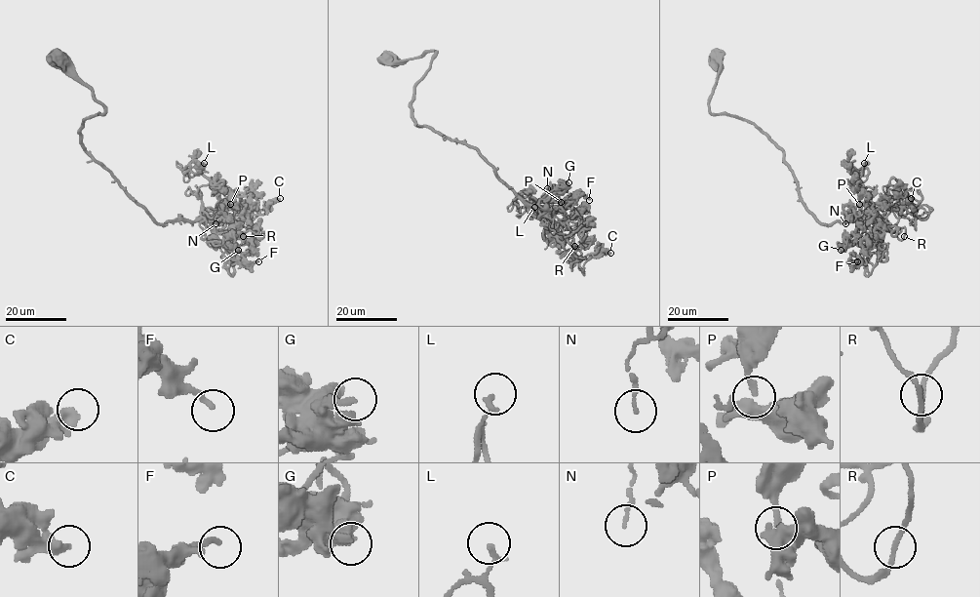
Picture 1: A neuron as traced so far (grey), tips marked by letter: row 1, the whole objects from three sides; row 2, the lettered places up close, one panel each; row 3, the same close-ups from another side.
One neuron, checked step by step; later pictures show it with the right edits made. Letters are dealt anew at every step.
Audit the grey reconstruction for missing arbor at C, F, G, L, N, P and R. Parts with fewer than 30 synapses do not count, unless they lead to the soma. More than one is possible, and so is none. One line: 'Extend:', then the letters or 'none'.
Extend: none

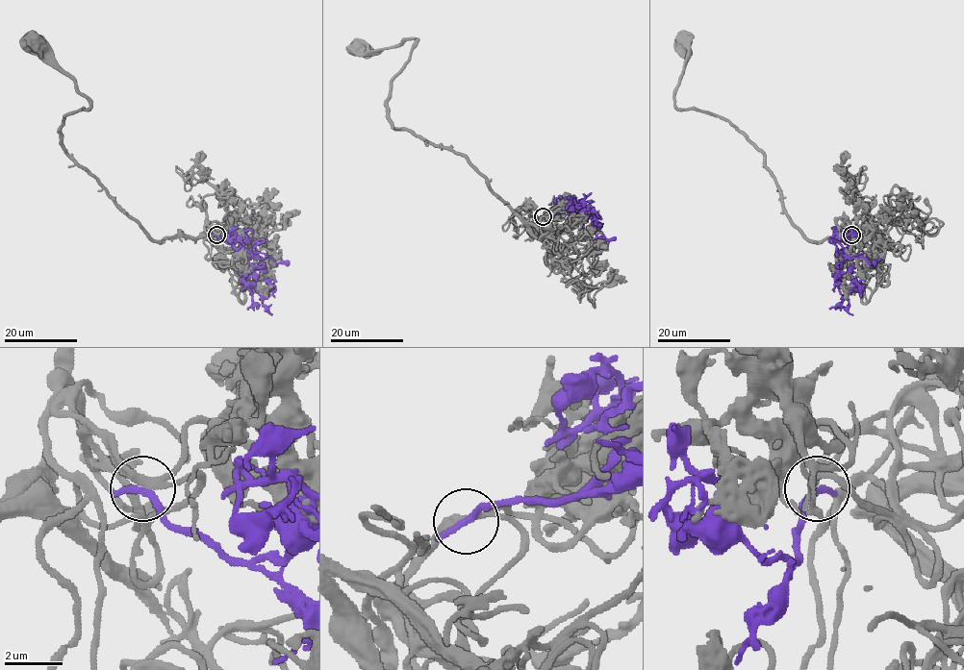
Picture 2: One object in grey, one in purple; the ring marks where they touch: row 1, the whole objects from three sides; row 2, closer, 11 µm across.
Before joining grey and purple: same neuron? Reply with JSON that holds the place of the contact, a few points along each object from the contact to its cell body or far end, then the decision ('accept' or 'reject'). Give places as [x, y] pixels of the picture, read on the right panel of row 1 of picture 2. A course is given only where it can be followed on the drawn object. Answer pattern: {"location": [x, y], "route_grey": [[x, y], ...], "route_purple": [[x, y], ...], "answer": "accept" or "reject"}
{"location": [851, 235], "route_grey": [[851, 235], [860, 237], [810, 241], [792, 223], [765, 156], [727, 121], [678, 110], [686, 41]], "route_purple": [[851, 235], [843, 251], [836, 241], [829, 240], [845, 256], [836, 283], [845, 289], [848, 310], [852, 314]], "answer": "reject"}

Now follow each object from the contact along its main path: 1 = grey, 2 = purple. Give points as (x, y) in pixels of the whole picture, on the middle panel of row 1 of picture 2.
1: (544, 216), (550, 219), (545, 224), (527, 223), (464, 156), (393, 126), (390, 86), (417, 39), (360, 51)
2: (544, 216), (579, 206), (590, 193), (576, 209), (579, 203), (572, 205), (570, 202), (599, 217)

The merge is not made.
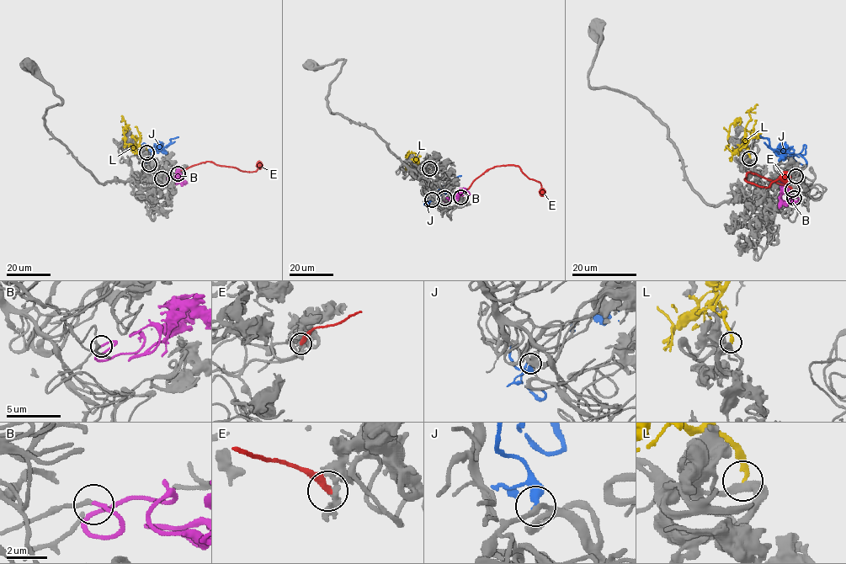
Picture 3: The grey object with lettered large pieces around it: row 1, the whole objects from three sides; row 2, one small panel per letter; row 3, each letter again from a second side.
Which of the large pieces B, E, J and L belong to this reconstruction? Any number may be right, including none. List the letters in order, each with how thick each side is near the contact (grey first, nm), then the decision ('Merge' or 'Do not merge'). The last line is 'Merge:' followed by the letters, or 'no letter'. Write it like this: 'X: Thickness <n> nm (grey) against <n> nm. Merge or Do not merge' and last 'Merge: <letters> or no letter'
B: Thickness 200 nm (grey) against 180 nm. Merge
E: Thickness 300 nm (grey) against 380 nm. Do not merge
J: Thickness 240 nm (grey) against 400 nm. Merge
L: Thickness 320 nm (grey) against 240 nm. Do not merge
Merge: B, J

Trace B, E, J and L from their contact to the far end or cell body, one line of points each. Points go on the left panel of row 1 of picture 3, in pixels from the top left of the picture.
B: (162, 178), (165, 181), (162, 182), (162, 179), (170, 178), (169, 182), (175, 182), (178, 167)
E: (178, 173), (207, 162), (247, 172), (255, 171), (259, 165)
J: (149, 164), (145, 157), (145, 150), (162, 148), (167, 146), (171, 138), (178, 136)
L: (146, 152), (142, 146), (134, 148), (125, 143), (123, 129), (126, 125), (130, 130)

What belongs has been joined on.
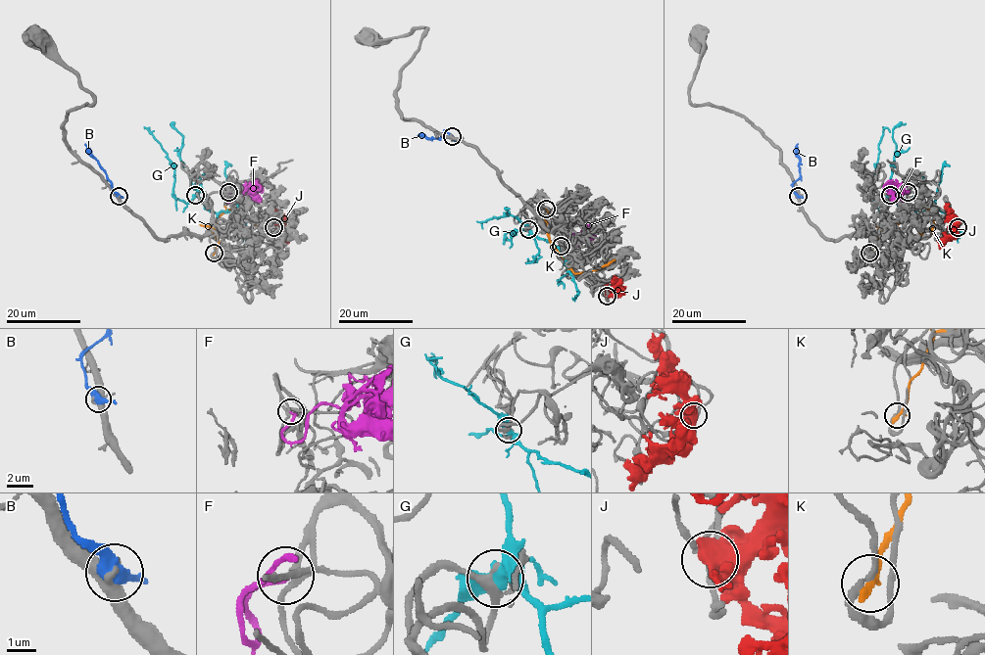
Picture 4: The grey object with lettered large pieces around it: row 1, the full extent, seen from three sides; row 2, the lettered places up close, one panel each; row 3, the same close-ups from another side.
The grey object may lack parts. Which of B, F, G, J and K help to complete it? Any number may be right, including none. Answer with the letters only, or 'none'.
F

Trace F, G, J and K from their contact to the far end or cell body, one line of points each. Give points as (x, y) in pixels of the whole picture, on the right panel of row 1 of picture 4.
F: (907, 192), (904, 194), (904, 202), (902, 196), (908, 190), (897, 189), (898, 194), (891, 202)
G: (890, 195), (903, 212), (930, 210), (941, 168), (945, 164), (950, 166)
J: (958, 226), (958, 234), (948, 238), (940, 249)
K: (869, 253), (880, 230), (903, 222), (915, 210), (928, 209), (935, 215), (931, 234), (918, 233)

